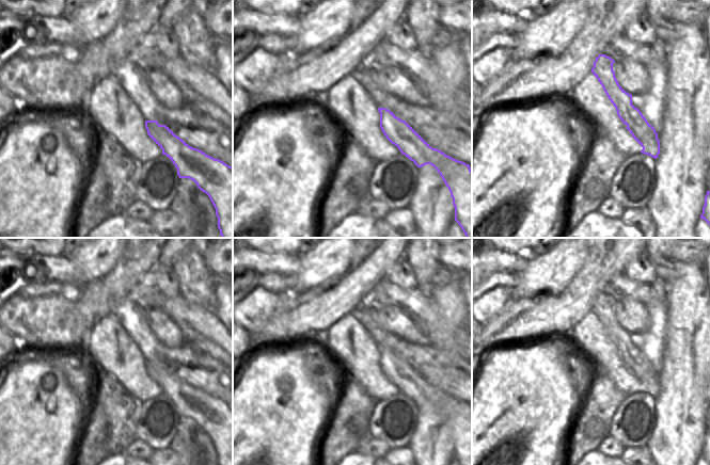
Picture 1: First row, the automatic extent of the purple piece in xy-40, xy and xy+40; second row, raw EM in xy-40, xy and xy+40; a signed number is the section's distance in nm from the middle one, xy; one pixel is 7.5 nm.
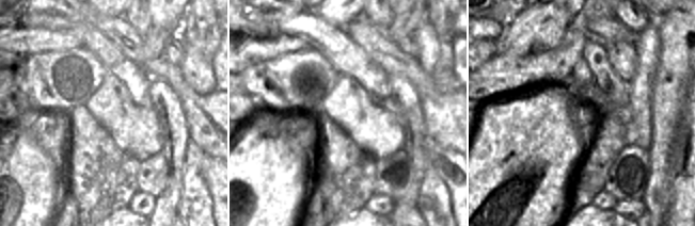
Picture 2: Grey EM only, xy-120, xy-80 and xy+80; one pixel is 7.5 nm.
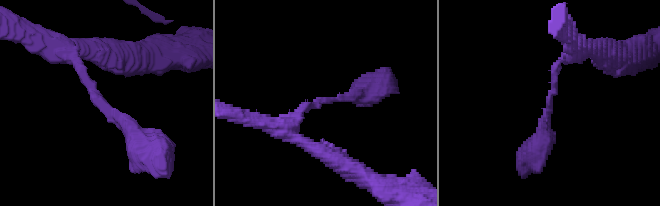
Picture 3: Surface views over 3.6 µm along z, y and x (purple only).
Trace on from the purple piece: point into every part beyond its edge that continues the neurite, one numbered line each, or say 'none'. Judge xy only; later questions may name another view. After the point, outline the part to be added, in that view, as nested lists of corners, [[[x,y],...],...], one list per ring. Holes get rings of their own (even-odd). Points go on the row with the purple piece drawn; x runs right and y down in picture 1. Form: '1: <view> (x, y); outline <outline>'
none

